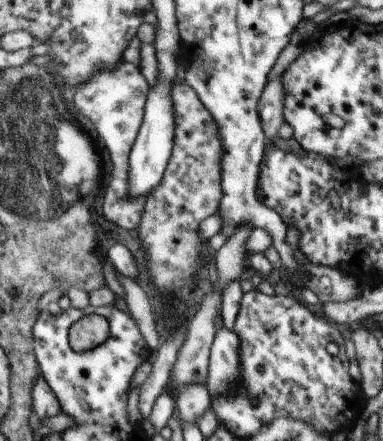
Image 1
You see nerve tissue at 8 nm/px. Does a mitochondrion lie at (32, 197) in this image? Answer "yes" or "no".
yes

